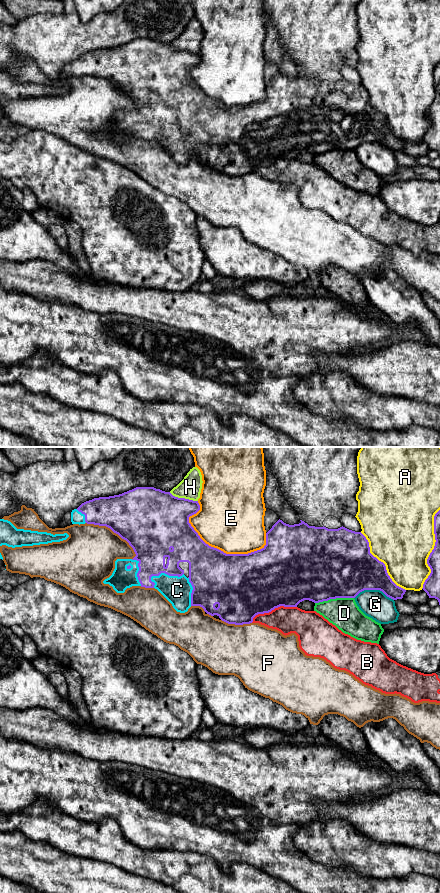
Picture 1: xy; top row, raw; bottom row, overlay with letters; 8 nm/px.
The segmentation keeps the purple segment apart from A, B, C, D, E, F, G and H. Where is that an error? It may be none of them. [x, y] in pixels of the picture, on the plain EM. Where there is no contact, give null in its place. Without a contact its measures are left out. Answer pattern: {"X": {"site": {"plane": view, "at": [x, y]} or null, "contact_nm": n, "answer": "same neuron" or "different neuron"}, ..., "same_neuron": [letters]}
{"A": {"site": {"plane": "xy", "at": [382, 114]}, "contact_nm": 600, "answer": "different neuron"}, "B": {"site": {"plane": "xy", "at": [272, 161]}, "contact_nm": 400, "answer": "different neuron"}, "C": {"site": {"plane": "xy", "at": [165, 125]}, "contact_nm": 280, "answer": "same neuron"}, "D": {"site": {"plane": "xy", "at": [334, 150]}, "contact_nm": 320, "answer": "different neuron"}, "E": {"site": {"plane": "xy", "at": [213, 99]}, "contact_nm": 650, "answer": "different neuron"}, "F": {"site": {"plane": "xy", "at": [113, 83]}, "contact_nm": 480, "answer": "different neuron"}, "G": {"site": {"plane": "xy", "at": [374, 141]}, "contact_nm": 320, "answer": "different neuron"}, "H": {"site": {"plane": "xy", "at": [183, 50]}, "contact_nm": 240, "answer": "different neuron"}, "same_neuron": ["C"]}

